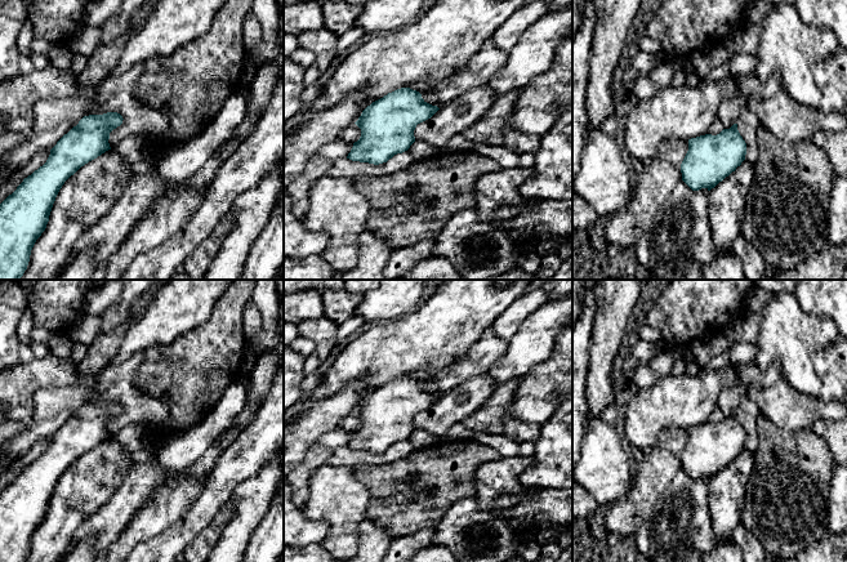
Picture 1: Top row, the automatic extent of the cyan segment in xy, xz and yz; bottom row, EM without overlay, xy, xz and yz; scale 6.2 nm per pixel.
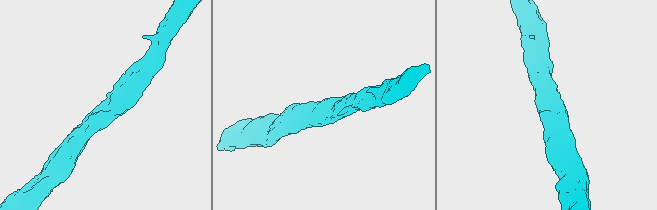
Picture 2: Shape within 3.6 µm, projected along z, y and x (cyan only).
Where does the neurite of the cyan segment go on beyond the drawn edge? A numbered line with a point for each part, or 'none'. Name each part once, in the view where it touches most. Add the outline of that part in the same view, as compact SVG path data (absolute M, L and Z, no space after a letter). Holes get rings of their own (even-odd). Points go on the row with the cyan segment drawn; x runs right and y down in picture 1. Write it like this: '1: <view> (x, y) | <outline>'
none

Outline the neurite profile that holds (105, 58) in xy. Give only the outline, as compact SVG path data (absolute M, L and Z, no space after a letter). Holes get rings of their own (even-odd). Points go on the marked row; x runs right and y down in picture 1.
M131 32L99 46L85 70L76 76L77 97L46 98L34 107L34 126L27 139L13 148L3 164L3 178L24 166L40 150L52 150L86 115L89 103L98 95L101 84L119 63L125 41Z

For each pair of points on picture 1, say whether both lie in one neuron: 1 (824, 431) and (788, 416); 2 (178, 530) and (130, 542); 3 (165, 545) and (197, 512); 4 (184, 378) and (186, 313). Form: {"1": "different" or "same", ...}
{"1": "different", "2": "different", "3": "same", "4": "different"}

